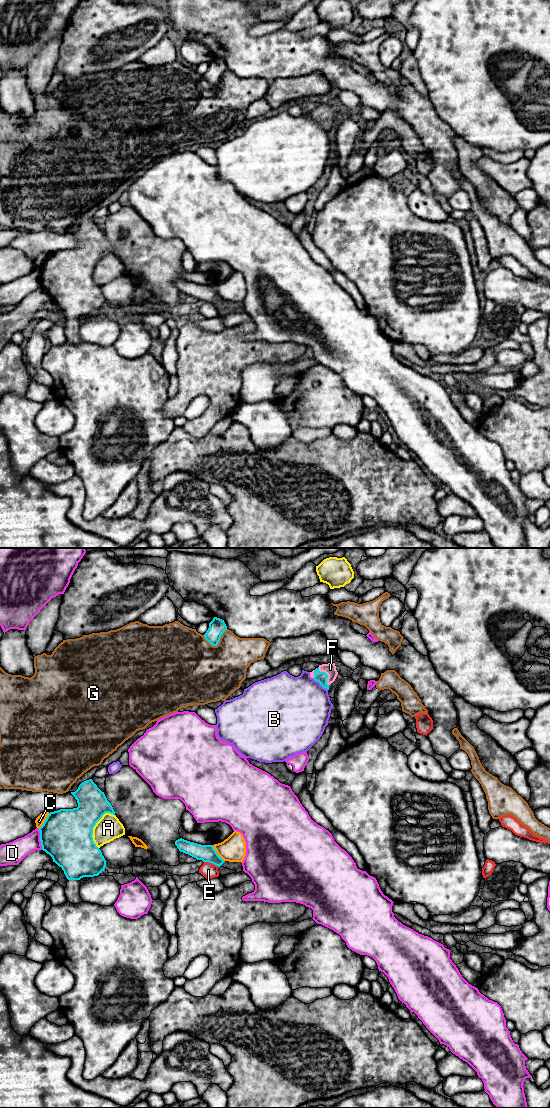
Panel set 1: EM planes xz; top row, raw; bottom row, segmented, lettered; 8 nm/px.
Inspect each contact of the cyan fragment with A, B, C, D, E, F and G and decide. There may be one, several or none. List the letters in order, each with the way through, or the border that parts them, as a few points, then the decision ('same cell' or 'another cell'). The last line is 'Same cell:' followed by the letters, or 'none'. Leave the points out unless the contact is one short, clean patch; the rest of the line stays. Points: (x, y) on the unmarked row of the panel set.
A: another cell
B: another cell
C: another cell
D: another cell
E: another cell
F: runs through xz (321, 117), (327, 115), (330, 109); same cell
G: another cell
Same cell: F

